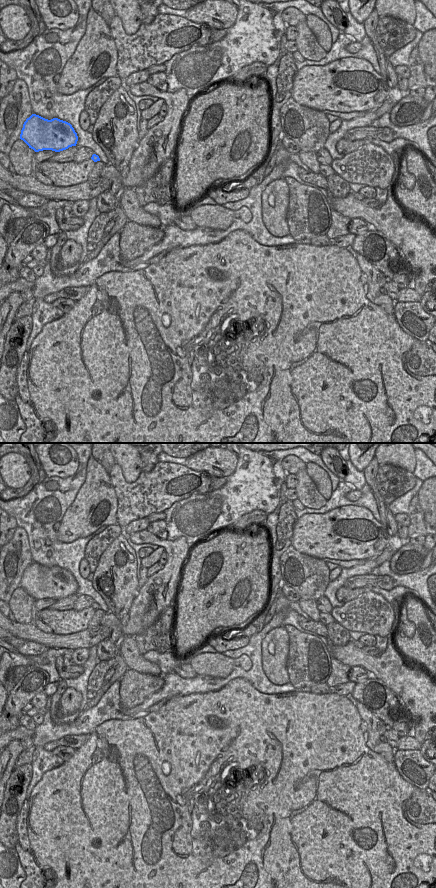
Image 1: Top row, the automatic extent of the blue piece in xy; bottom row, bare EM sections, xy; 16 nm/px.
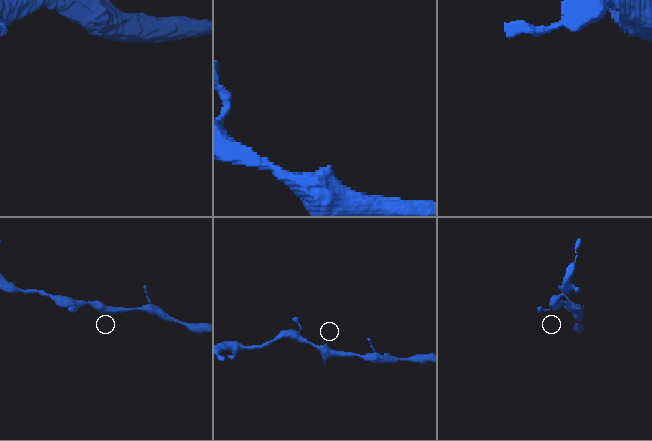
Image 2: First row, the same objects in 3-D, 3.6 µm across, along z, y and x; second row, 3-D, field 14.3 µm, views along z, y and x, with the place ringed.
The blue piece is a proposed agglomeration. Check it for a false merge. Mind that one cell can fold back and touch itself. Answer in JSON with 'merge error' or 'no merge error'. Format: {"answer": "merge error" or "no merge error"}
{"answer": "no merge error"}

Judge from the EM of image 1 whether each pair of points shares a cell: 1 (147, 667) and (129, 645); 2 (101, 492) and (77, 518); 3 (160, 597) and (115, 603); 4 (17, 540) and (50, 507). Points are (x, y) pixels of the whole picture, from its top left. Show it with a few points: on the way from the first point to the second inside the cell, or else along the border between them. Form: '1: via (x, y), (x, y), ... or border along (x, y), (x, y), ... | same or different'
1: via (141, 662), (131, 651) | same
2: via (96, 498), (83, 512) | same
3: border along (138, 589), (135, 597) | different
4: border along (17, 526), (20, 526), (25, 531), (31, 554) | different

